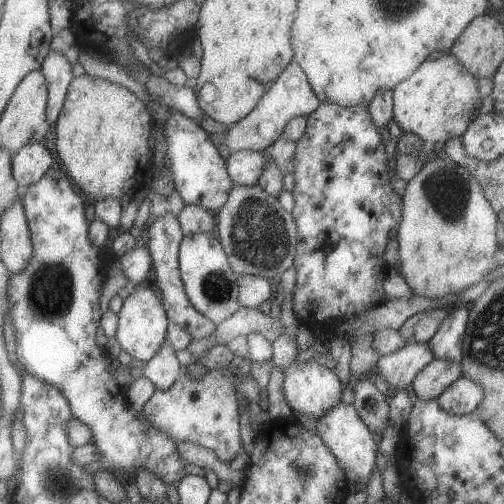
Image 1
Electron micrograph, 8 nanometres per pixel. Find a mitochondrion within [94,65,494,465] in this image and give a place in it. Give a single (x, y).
(258, 233)

